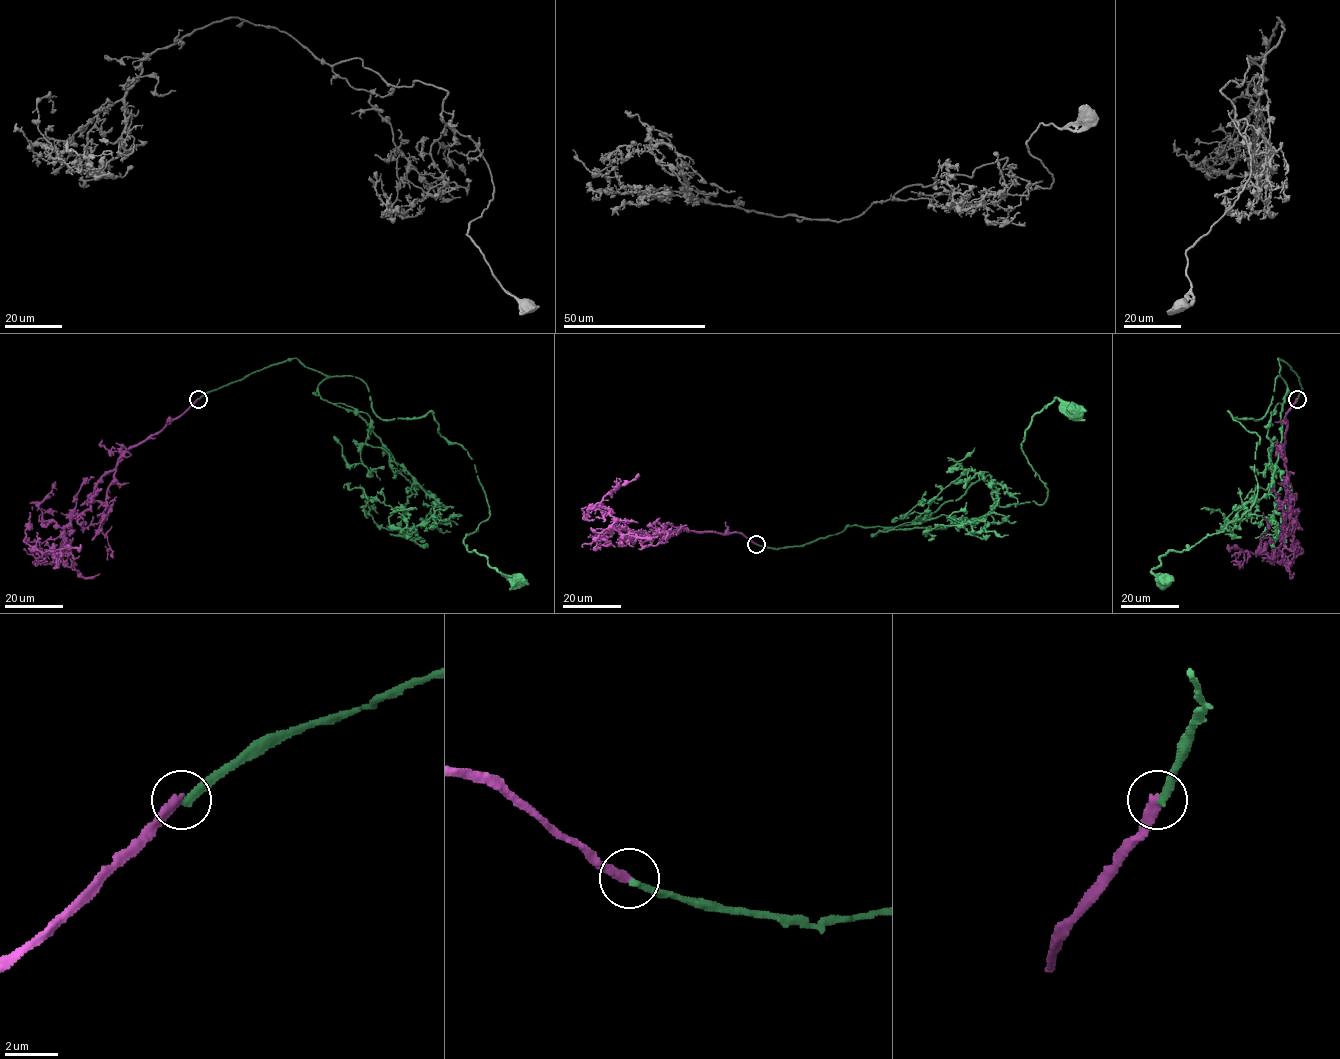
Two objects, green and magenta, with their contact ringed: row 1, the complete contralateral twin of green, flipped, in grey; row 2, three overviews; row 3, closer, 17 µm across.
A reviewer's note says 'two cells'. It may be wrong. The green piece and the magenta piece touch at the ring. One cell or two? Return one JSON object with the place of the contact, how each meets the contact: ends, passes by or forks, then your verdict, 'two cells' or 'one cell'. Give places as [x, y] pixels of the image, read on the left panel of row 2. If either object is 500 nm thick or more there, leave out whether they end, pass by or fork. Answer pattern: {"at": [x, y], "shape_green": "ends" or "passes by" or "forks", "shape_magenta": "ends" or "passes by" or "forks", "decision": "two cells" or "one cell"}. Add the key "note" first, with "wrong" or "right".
{"note": "right", "at": [198, 399], "shape_green": "ends", "shape_magenta": "ends", "decision": "two cells"}

